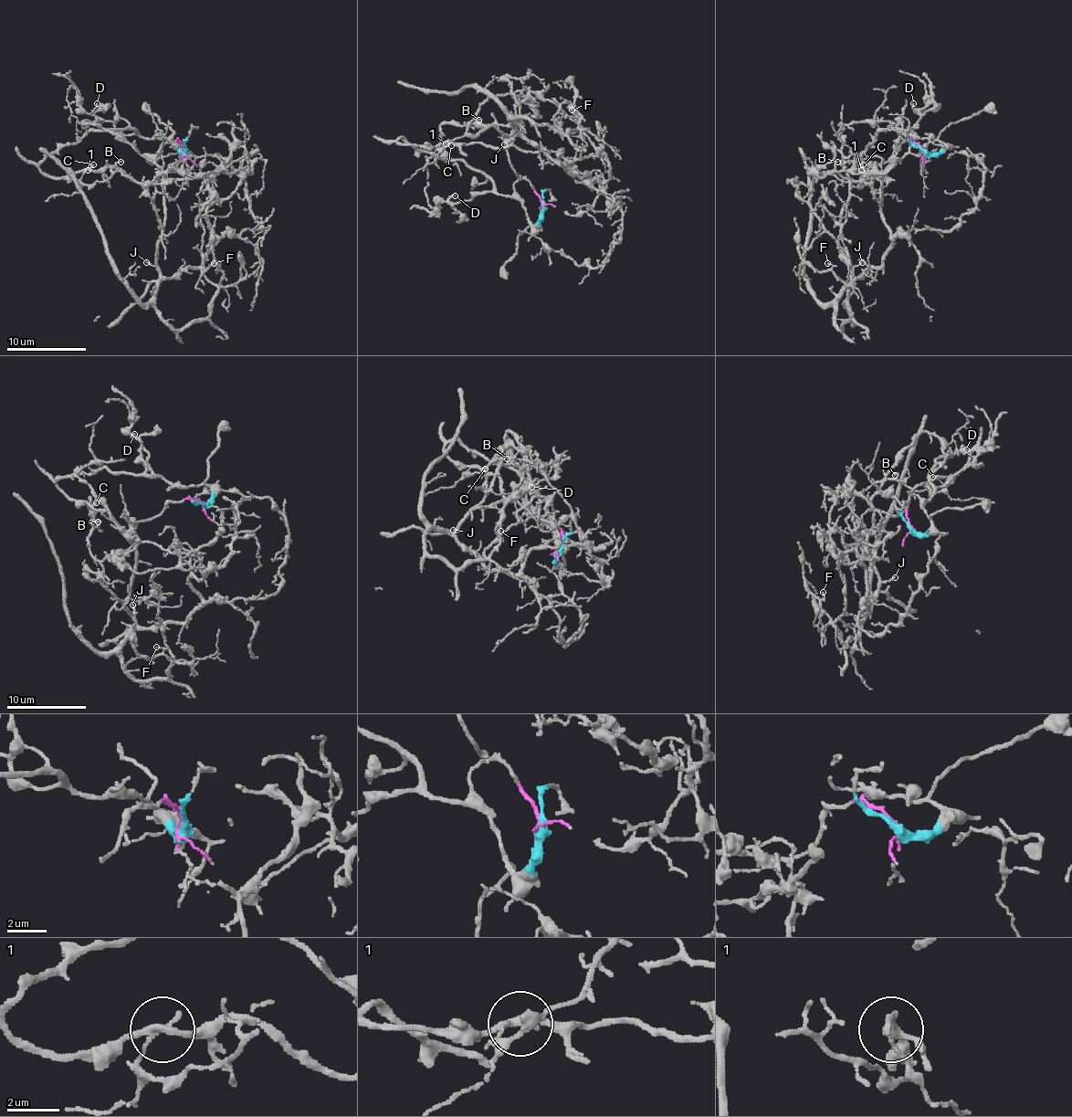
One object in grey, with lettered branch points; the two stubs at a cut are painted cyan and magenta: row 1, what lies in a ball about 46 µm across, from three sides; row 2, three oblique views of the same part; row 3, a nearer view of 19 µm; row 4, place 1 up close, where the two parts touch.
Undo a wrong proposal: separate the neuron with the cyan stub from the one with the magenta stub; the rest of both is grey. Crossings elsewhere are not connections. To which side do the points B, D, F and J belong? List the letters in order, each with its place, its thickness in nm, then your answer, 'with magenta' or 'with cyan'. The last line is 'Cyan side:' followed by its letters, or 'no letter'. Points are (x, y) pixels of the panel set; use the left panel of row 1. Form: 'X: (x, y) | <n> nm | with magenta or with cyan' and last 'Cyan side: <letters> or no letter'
B: (120, 162) | 140 nm | with magenta
D: (97, 103) | 130 nm | with cyan
F: (214, 263) | 100 nm | with magenta
J: (146, 262) | 140 nm | with magenta
Cyan side: D

